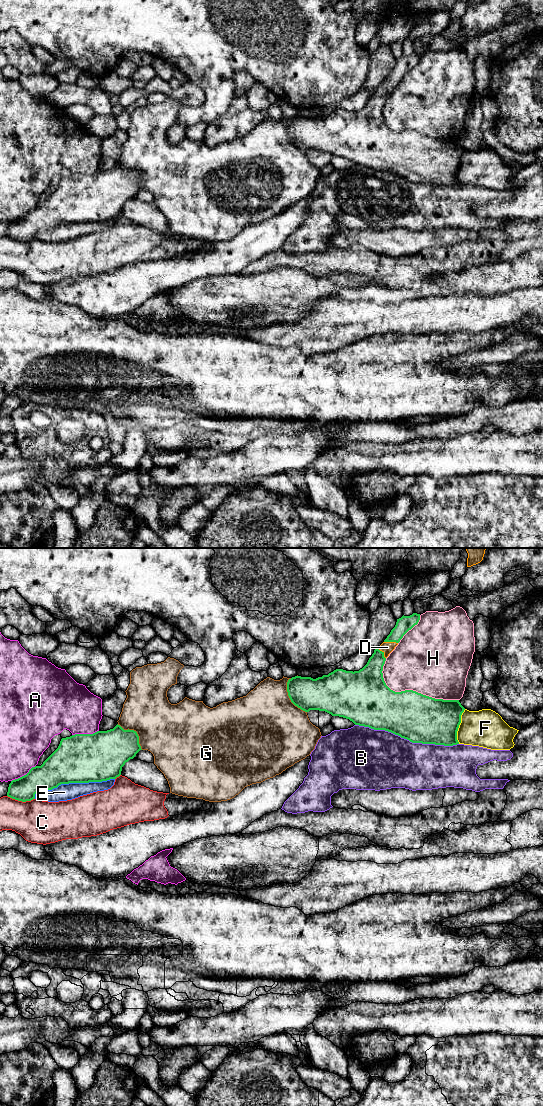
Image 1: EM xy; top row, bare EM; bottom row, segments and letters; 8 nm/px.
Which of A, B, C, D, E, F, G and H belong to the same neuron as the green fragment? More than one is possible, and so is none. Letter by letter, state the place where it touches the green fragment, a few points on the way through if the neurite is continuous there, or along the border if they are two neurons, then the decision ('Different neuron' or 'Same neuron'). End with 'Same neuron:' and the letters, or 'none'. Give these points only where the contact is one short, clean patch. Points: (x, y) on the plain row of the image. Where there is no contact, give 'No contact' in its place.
A: Touches green at xy (85, 174). Different neuron
B: Touches green at xy (407, 179). Different neuron
C: Touches green at xy (21, 240). Different neuron
D: Touches green at xy (382, 92). Same neuron
E: Touches green at xy (72, 222). Different neuron
F: Touches green at xy (458, 166). Different neuron
G: Touches green at xy (289, 137). Different neuron
H: Touches green at xy (409, 130). Different neuron
Same neuron: D

